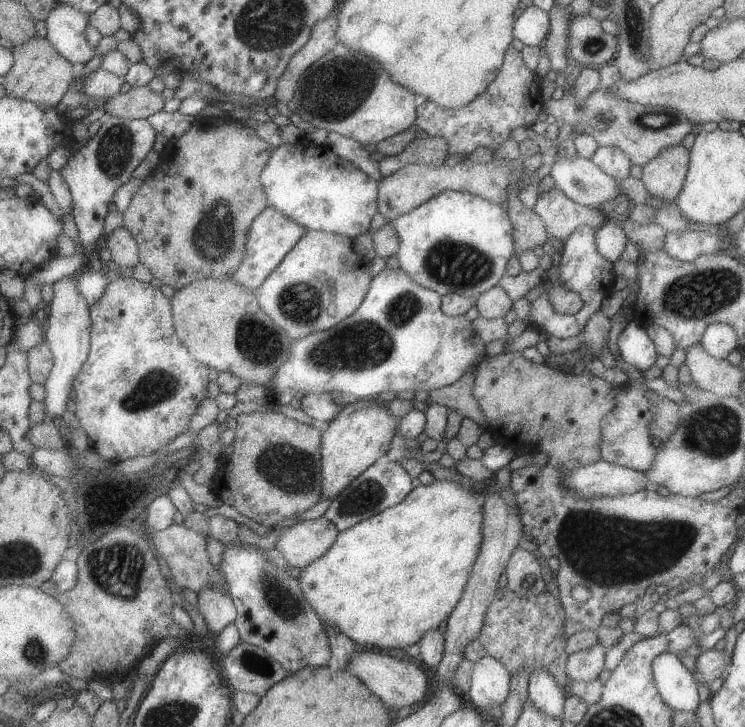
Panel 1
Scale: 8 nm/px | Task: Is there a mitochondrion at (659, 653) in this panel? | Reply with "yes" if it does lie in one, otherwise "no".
no

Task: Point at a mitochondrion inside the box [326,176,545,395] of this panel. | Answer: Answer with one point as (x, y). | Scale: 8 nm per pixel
(455, 266)

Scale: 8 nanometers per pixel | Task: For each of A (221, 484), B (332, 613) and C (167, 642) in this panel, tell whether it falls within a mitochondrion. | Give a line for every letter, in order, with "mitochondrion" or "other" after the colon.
A: other
B: other
C: other

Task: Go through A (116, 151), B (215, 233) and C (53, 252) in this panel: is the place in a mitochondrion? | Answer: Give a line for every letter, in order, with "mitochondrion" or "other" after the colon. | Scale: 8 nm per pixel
A: mitochondrion
B: mitochondrion
C: other

